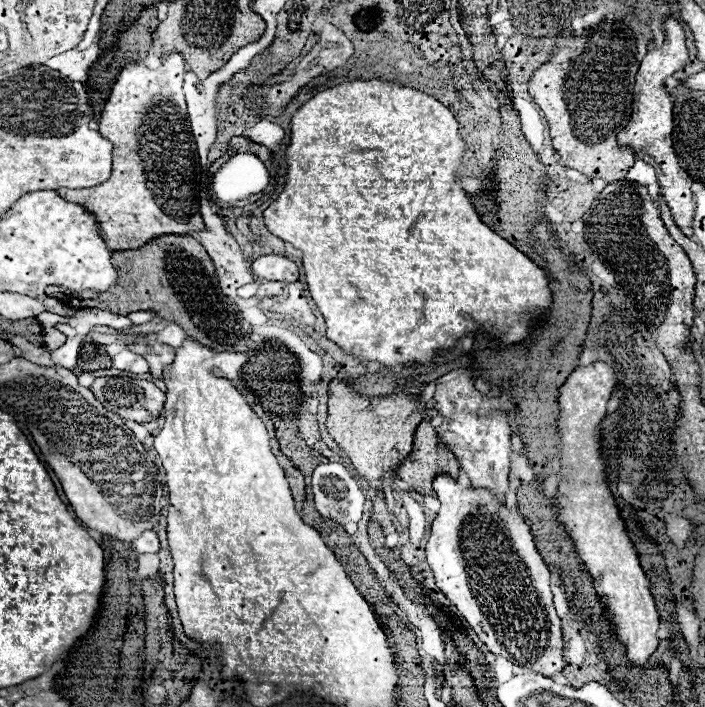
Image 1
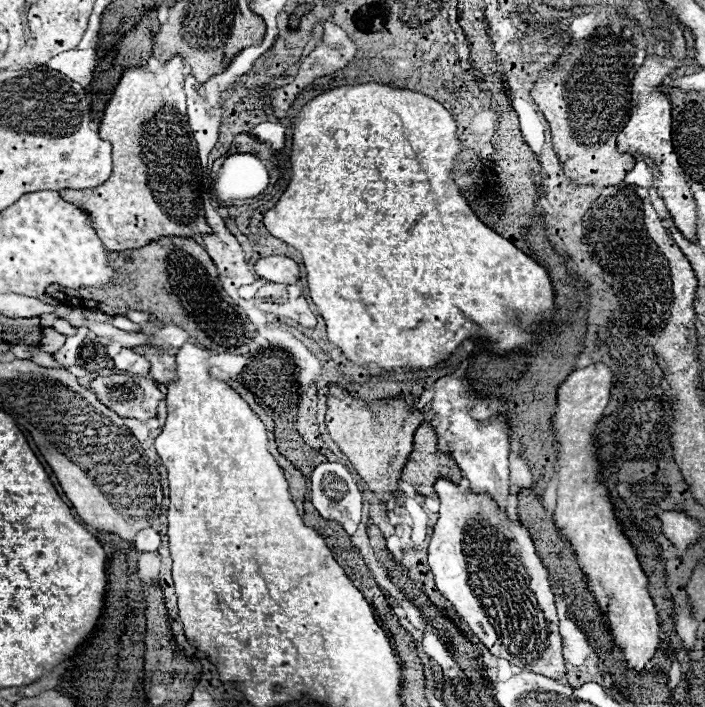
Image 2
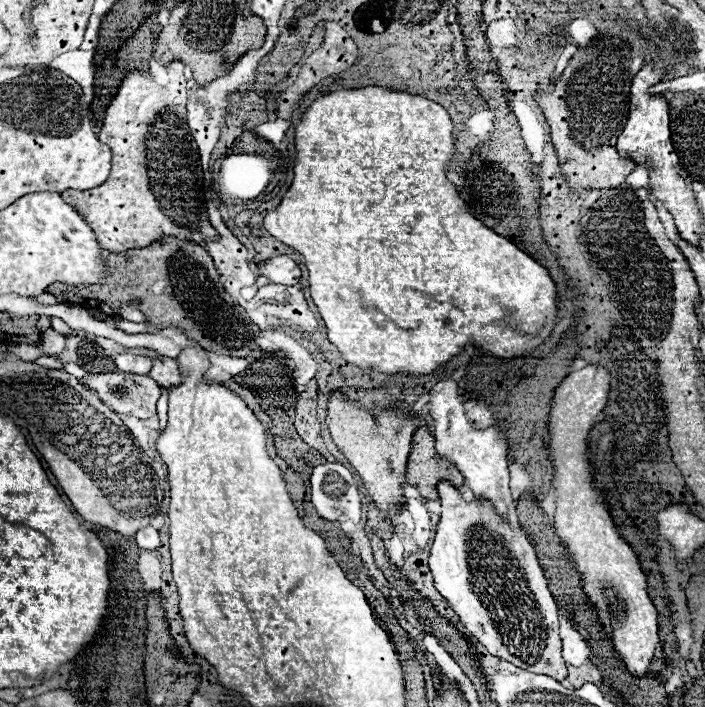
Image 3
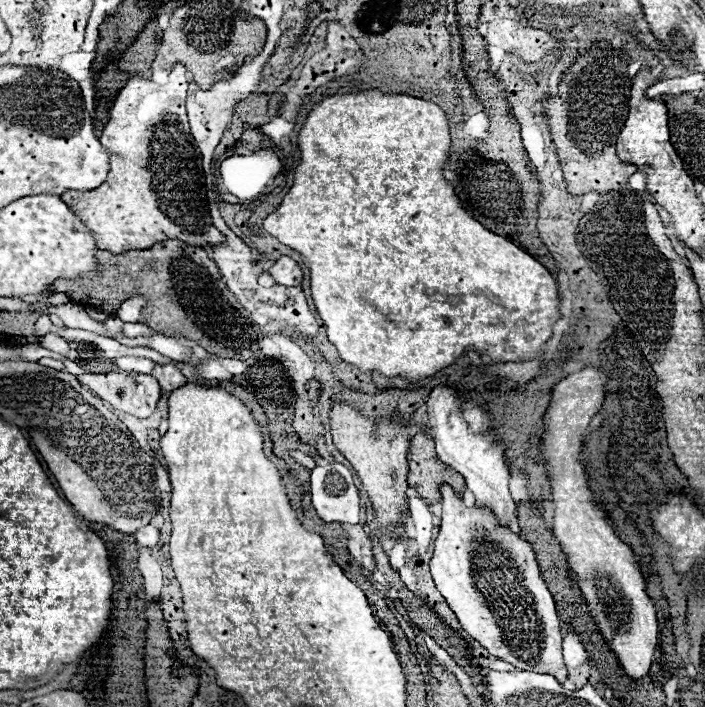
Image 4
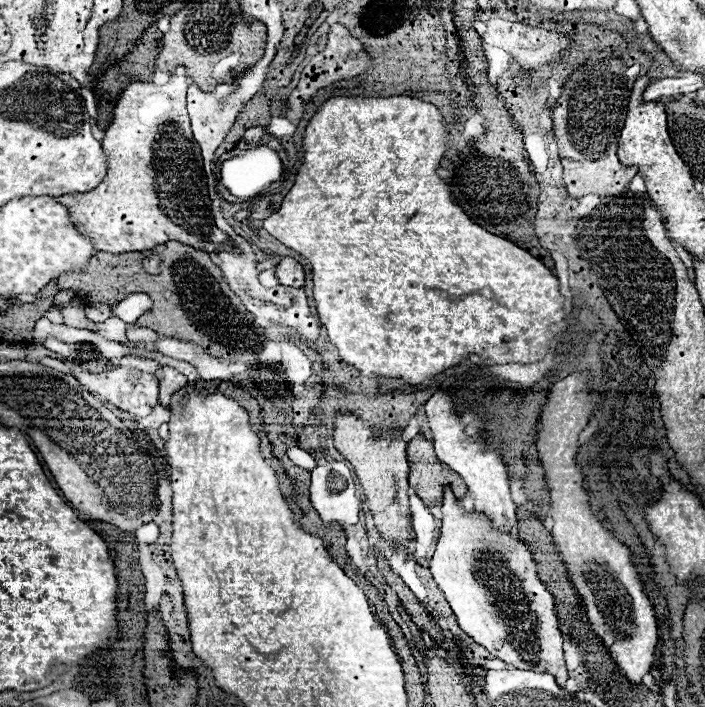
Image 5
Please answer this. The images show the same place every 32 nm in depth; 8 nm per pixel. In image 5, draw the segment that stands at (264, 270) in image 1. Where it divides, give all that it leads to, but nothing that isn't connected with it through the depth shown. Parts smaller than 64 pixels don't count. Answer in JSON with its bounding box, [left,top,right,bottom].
[274,256,304,288]

